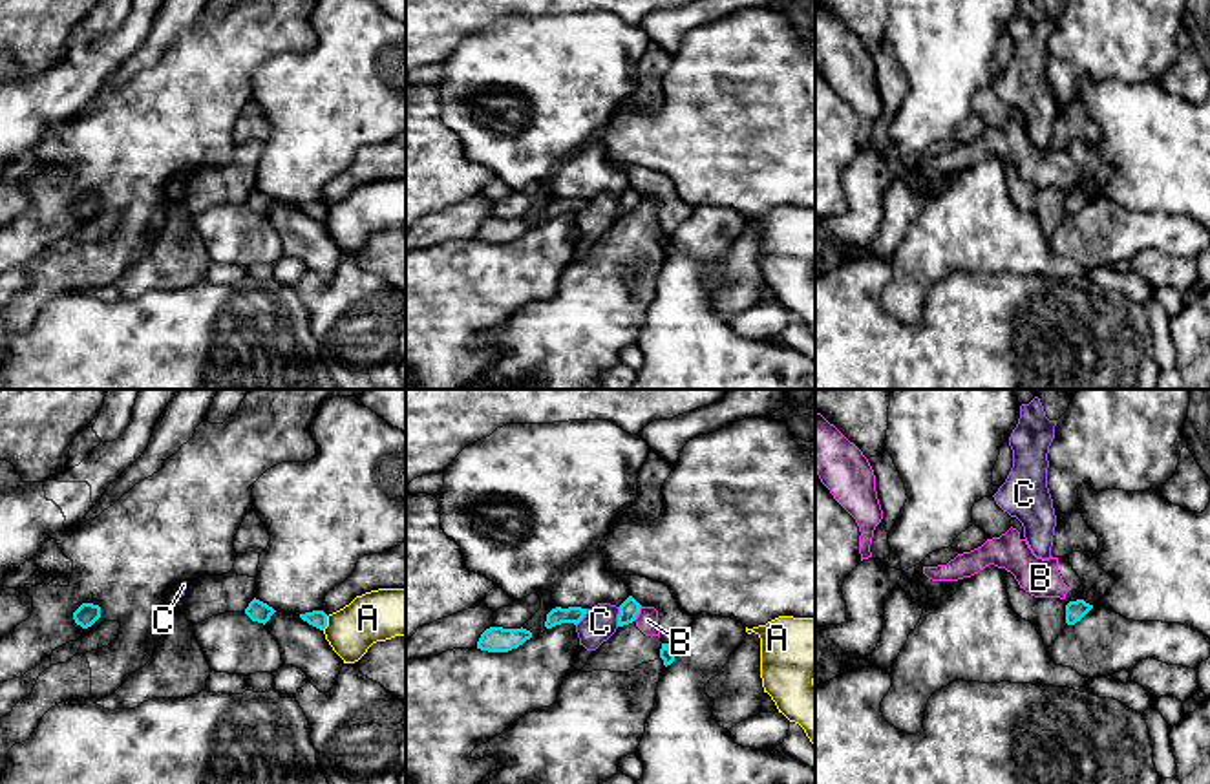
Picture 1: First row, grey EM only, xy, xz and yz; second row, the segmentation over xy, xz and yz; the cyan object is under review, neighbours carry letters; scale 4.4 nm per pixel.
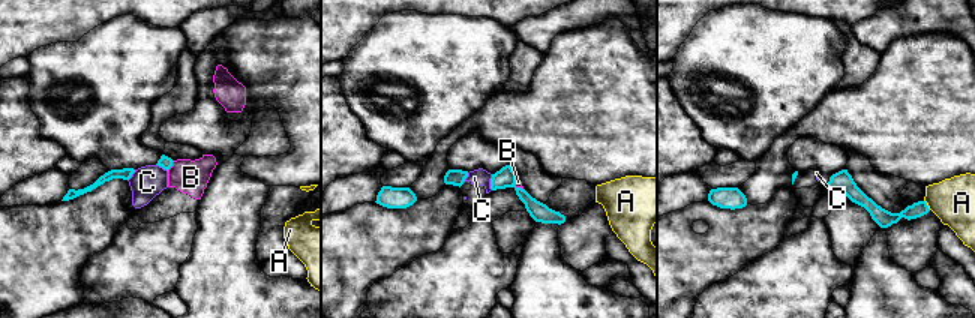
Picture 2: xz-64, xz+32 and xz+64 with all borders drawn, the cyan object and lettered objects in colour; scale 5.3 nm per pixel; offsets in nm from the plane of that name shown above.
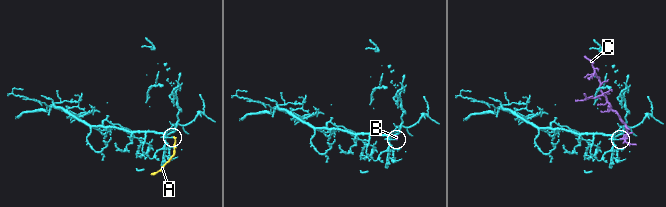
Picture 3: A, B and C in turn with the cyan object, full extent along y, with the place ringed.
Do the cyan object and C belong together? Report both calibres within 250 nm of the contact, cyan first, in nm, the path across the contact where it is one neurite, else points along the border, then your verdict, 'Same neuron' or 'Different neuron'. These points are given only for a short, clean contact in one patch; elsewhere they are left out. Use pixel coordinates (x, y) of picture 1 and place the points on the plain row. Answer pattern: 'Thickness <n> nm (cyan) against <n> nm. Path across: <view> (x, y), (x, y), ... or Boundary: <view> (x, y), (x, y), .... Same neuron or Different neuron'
Thickness 90 nm (cyan) against 150 nm. Boundary: xz (620, 198), (616, 216). Different neuron

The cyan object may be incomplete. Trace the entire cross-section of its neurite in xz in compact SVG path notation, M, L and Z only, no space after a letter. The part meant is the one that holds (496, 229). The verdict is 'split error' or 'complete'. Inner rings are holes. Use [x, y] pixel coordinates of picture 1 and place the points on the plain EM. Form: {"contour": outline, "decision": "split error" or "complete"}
{"contour": "M490 217L481 225L477 239L488 243L508 243L512 239L517 239L530 228L532 223L523 217L521 219Z", "decision": "complete"}

